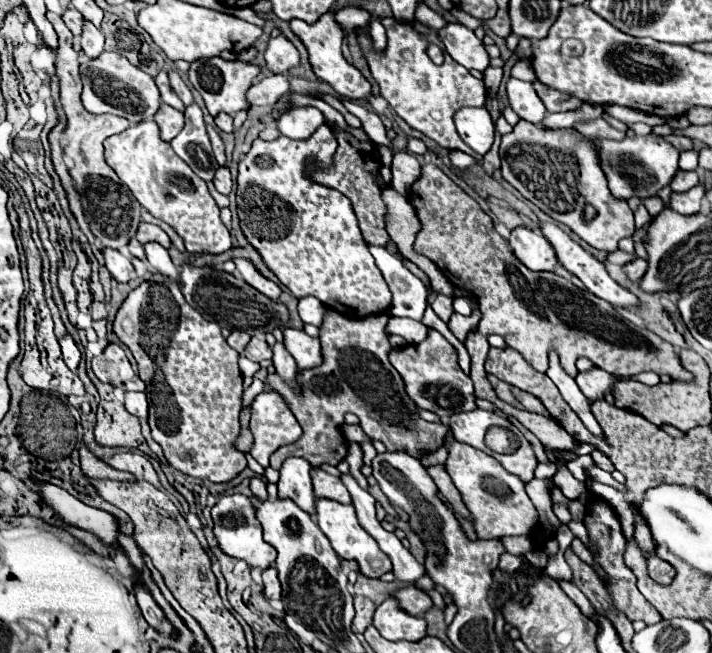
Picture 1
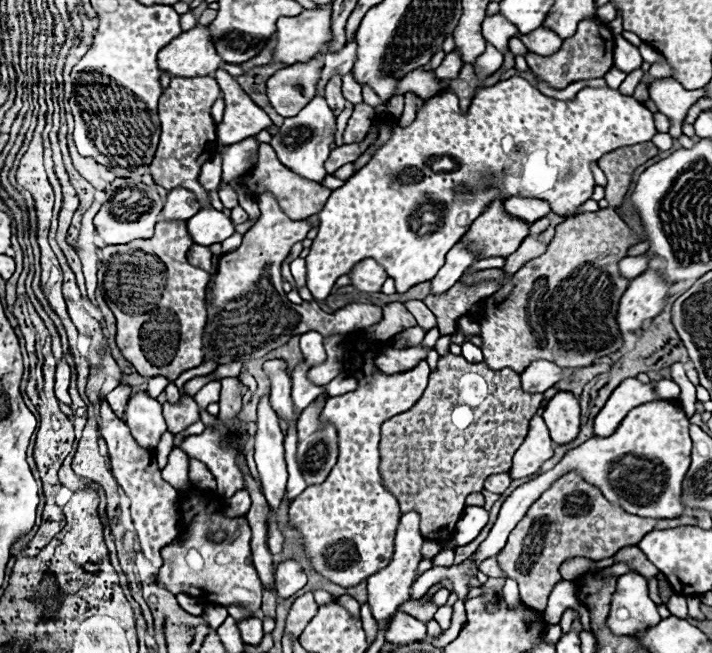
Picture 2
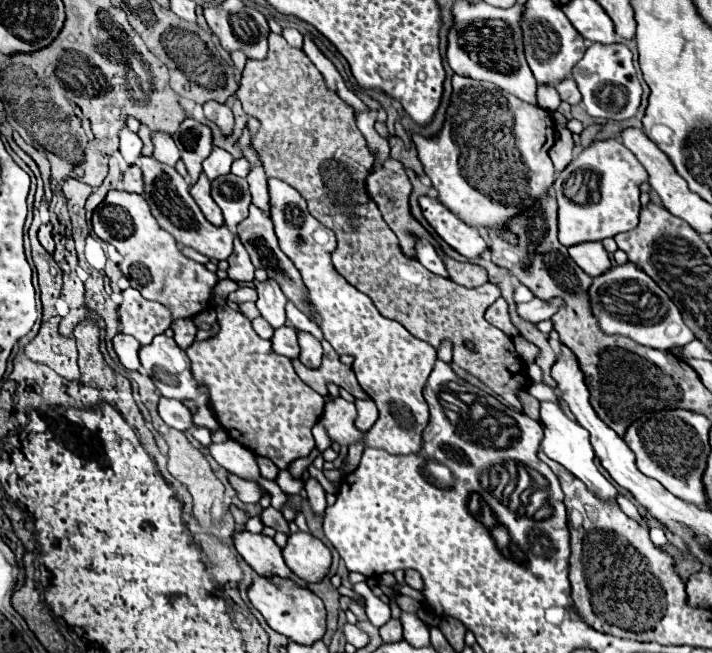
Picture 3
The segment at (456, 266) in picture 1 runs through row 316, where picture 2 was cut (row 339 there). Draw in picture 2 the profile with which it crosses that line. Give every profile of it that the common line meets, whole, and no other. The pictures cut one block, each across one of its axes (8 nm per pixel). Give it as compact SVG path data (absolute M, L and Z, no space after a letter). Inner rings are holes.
M612 210L578 214L558 224L556 236L548 244L548 250L526 262L494 296L484 300L484 312L478 320L482 336L484 362L494 368L512 368L522 372L534 360L550 360L560 368L582 368L594 364L602 356L610 356L624 346L616 324L618 302L626 292L630 280L620 276L618 262L628 256L628 248L642 242L638 234L626 226L626 222Z

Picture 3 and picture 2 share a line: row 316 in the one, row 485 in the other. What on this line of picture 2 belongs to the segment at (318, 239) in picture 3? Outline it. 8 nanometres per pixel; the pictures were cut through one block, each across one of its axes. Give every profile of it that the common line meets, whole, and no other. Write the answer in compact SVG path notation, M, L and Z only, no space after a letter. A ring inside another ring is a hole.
M358 332L348 336L348 352L354 354L350 372L358 378L358 390L330 398L324 406L324 418L338 428L340 458L330 476L320 486L308 486L290 506L290 524L302 534L306 554L322 576L344 588L356 586L374 572L386 568L394 554L394 534L402 516L396 496L382 484L380 474L380 426L396 414L408 412L422 398L430 366L420 362L414 370L386 376L374 362L364 362L366 352L378 352L378 344L370 344Z

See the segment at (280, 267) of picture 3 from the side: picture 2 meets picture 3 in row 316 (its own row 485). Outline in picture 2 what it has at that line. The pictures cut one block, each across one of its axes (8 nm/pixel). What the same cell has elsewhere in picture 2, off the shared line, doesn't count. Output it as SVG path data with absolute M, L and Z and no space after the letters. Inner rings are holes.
M314 400L298 420L298 462L306 484L322 484L338 462L338 432L322 422L324 402Z

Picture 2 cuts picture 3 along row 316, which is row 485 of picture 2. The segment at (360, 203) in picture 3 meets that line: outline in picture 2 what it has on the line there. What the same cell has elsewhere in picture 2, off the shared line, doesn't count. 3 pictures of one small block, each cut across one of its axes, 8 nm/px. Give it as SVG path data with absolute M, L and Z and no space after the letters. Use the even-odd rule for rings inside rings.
M448 354L438 360L438 370L430 374L428 388L416 406L382 424L380 472L384 476L384 484L398 498L402 512L414 510L420 514L420 532L428 540L436 540L446 528L452 532L464 510L466 496L482 492L488 476L508 472L512 468L512 456L524 442L530 420L536 416L542 400L542 392L524 392L520 374L510 368L494 372L486 362L470 364L462 356Z

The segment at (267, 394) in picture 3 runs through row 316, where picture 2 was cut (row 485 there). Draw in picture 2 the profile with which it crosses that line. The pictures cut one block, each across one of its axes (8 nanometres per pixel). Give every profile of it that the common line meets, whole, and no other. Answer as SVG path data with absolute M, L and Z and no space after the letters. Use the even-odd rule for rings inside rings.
M216 426L216 428L206 428L202 434L188 436L180 444L180 448L198 458L208 466L208 470L214 474L218 482L218 492L226 498L234 496L238 490L246 490L244 484L244 474L242 468L236 464L238 456L246 462L246 454L230 448L222 448L222 436L228 434L226 426Z

